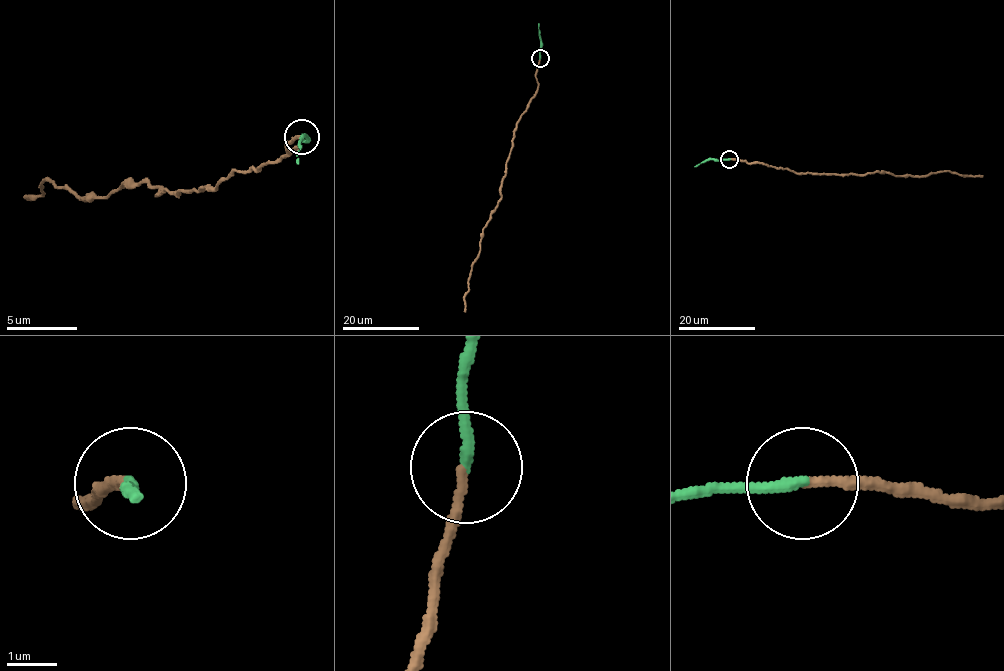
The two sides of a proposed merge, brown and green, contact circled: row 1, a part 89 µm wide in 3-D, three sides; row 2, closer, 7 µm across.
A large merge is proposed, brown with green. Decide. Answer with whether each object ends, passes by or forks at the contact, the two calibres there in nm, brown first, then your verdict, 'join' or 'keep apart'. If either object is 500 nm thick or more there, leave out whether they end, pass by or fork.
brown ends there; green ends there; 180 nm thick on the brown side, 220 nm on the other; join

